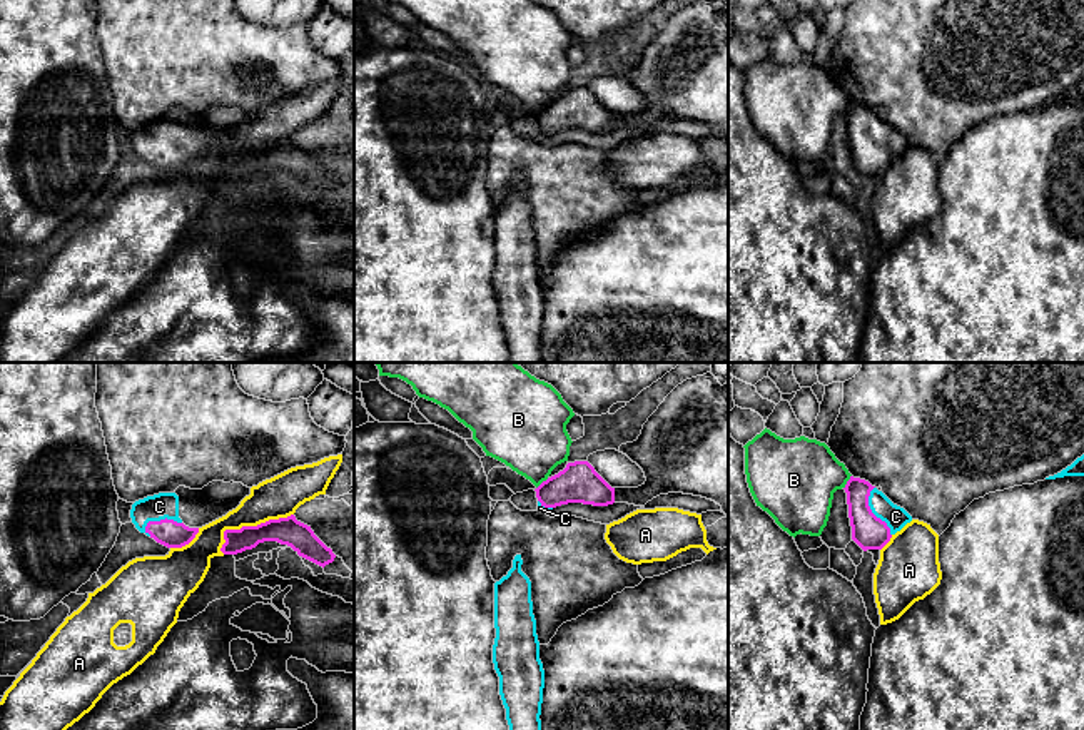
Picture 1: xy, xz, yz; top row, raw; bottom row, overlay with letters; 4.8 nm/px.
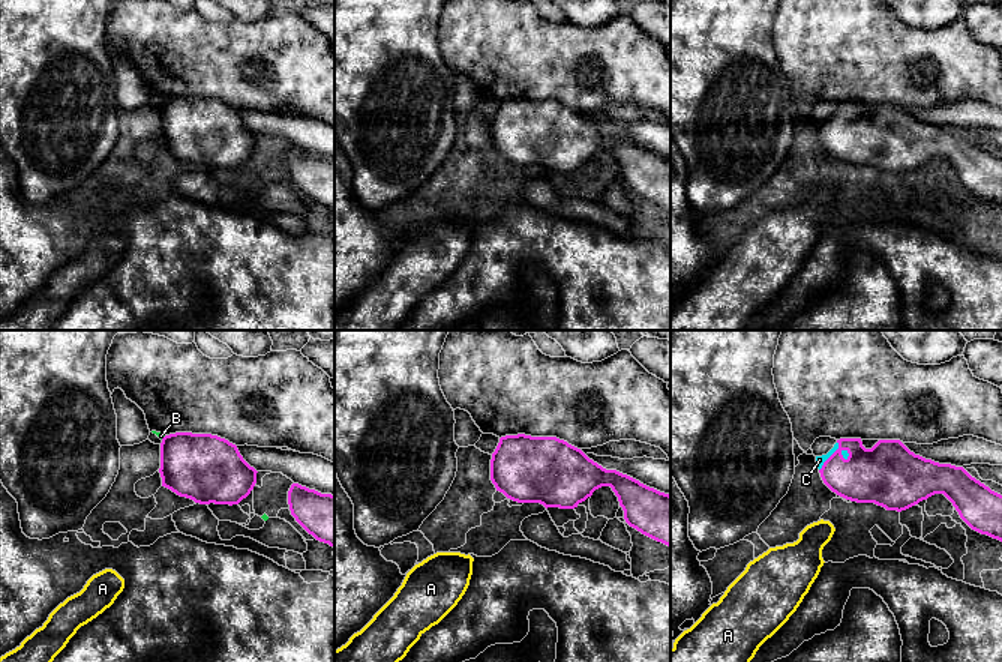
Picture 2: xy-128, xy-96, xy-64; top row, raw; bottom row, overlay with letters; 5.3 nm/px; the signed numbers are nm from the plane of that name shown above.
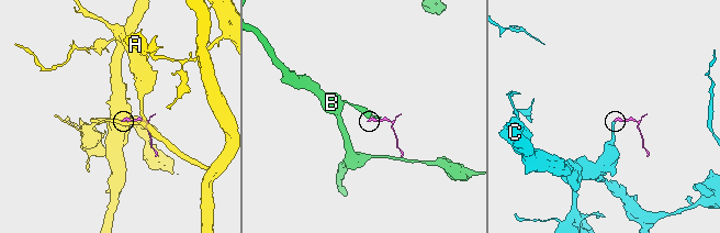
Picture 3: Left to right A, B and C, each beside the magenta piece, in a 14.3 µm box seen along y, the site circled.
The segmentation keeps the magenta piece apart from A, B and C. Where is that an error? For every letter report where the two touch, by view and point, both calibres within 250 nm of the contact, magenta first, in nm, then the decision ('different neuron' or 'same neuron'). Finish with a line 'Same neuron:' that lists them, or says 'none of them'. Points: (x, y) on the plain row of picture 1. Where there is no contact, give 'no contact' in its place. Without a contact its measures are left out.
A: xy (249, 152) | 140/200 nm | different neuron
B: yz (847, 107) | 150/380 nm | different neuron
C: yz (871, 137) | 160/110 nm | same neuron
Same neuron: C

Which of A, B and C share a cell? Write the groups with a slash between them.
A / B / C

